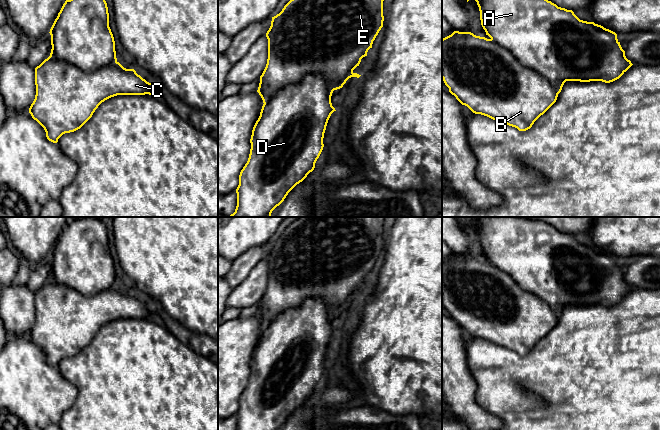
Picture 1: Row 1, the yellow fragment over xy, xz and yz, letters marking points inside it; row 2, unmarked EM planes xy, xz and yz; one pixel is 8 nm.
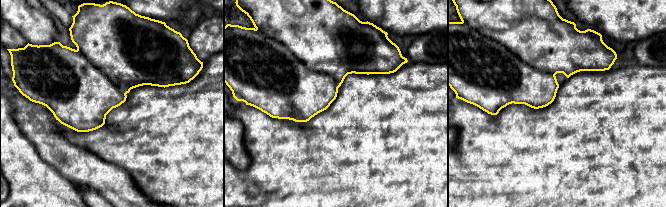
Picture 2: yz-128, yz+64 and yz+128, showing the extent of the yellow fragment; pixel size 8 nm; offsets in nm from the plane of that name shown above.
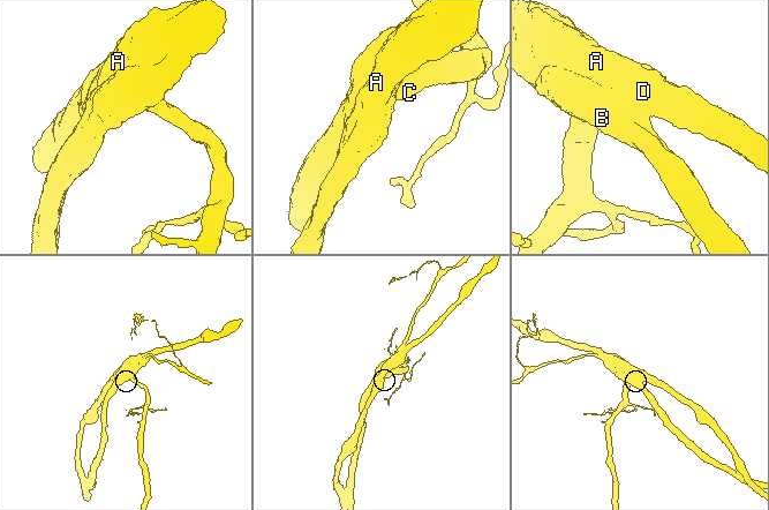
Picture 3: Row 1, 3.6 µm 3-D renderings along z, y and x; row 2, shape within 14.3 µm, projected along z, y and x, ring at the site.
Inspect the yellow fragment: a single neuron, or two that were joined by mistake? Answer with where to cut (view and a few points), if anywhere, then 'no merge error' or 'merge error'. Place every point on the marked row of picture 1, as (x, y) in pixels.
no cut | no merge error

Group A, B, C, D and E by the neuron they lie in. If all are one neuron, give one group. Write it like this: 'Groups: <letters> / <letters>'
Groups: A B C D E

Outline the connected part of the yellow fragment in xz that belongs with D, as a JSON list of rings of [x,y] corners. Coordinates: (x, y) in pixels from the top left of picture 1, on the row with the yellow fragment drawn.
[[[290,0],[276,16],[272,17],[271,26],[266,33],[268,39],[268,59],[266,67],[260,76],[260,83],[257,92],[263,100],[260,116],[256,121],[250,139],[251,149],[247,163],[239,175],[239,185],[236,189],[237,206],[235,212],[229,217],[271,217],[272,211],[279,206],[288,193],[315,168],[324,144],[323,138],[326,126],[331,114],[336,111],[331,103],[331,96],[334,90],[340,89],[351,77],[359,78],[361,75],[353,70],[359,66],[361,59],[367,56],[372,48],[373,41],[383,27],[383,1],[384,0]]]

